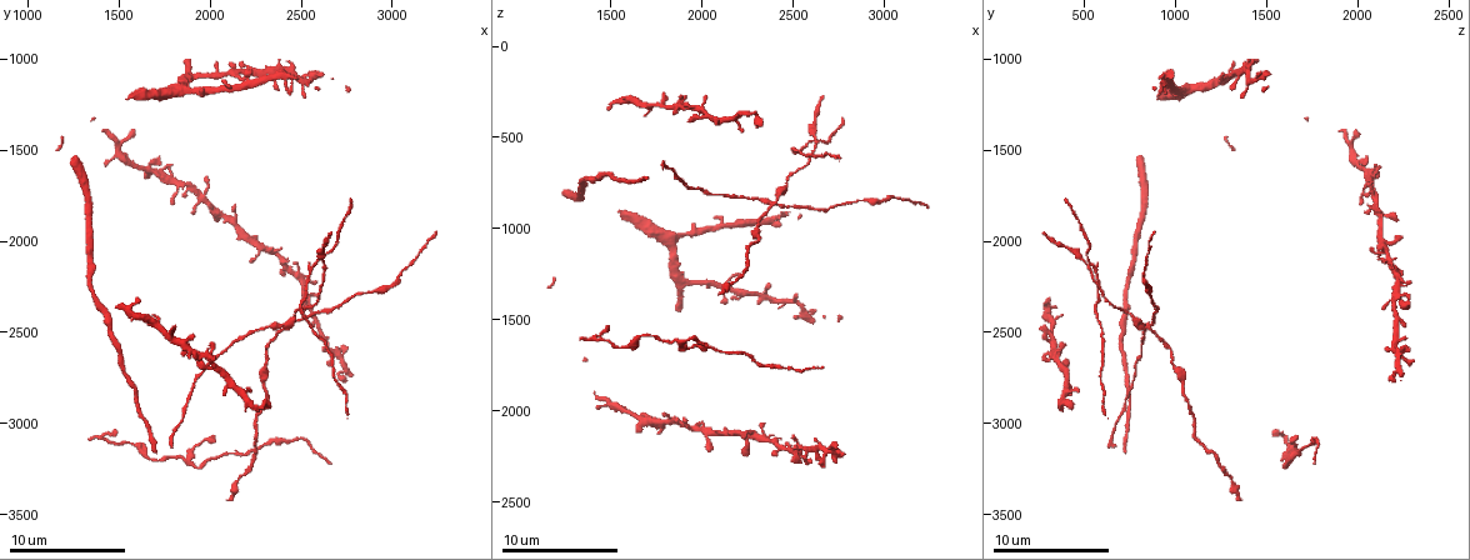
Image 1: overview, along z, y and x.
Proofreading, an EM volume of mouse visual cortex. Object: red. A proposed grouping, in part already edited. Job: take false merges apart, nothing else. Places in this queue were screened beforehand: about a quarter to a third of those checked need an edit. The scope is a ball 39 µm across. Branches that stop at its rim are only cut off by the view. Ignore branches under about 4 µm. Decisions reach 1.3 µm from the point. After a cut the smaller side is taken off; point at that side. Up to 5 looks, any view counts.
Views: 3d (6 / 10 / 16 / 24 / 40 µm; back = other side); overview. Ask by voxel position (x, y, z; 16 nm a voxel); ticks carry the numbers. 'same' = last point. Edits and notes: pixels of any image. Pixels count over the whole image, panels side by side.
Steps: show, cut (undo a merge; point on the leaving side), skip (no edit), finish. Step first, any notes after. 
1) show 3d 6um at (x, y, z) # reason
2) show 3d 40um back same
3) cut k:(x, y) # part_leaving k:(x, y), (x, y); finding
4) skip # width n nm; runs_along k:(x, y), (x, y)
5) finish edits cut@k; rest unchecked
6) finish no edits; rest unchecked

show 3d 16um at (2400, 2460, 860) # four-way junction

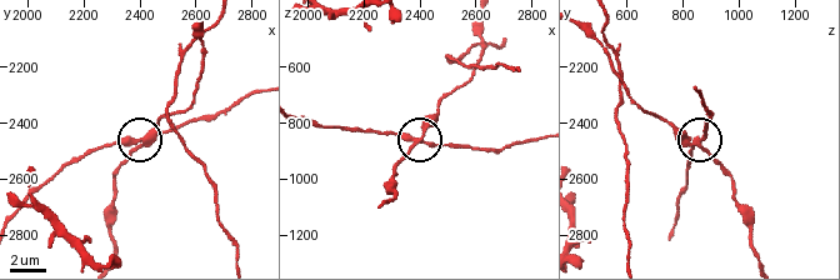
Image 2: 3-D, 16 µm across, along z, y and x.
skip # side_arm 27 um; all the same neuron

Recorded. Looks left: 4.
show 3d 10um at (2580, 2100, 540) # four arms meet

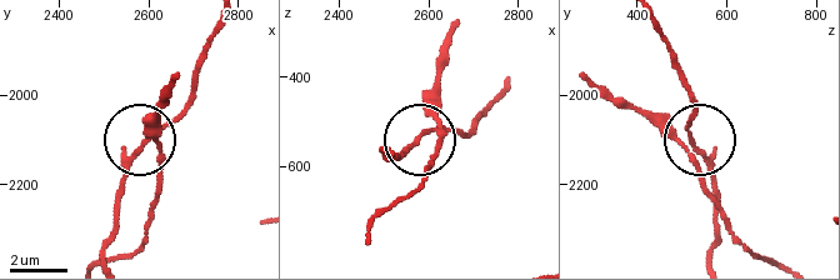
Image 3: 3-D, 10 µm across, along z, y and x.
show 3d 6um at (2580, 2115, 530)

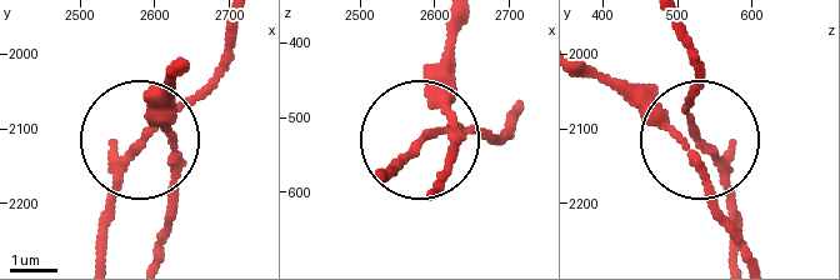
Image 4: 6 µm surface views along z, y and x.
skip # arms 4; runs_along 4:(433, 193), (456, 141), (433, 130), (513, 134); one neuron here

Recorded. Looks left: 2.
show 3d 10um at (2080, 2580, 820) # a narrow waist

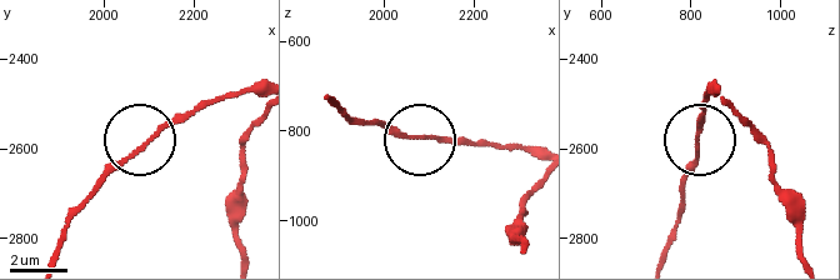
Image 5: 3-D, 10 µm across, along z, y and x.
show 3d 10um back at (2090, 2590, 805)

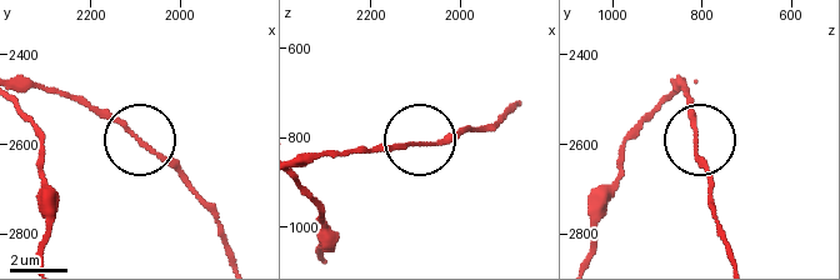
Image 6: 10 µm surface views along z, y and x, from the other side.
skip # runs_along 6:(26, 91), (48, 86), (113, 113), (210, 206); one neuron here

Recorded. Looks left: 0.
finish no edits; rest unchecked

